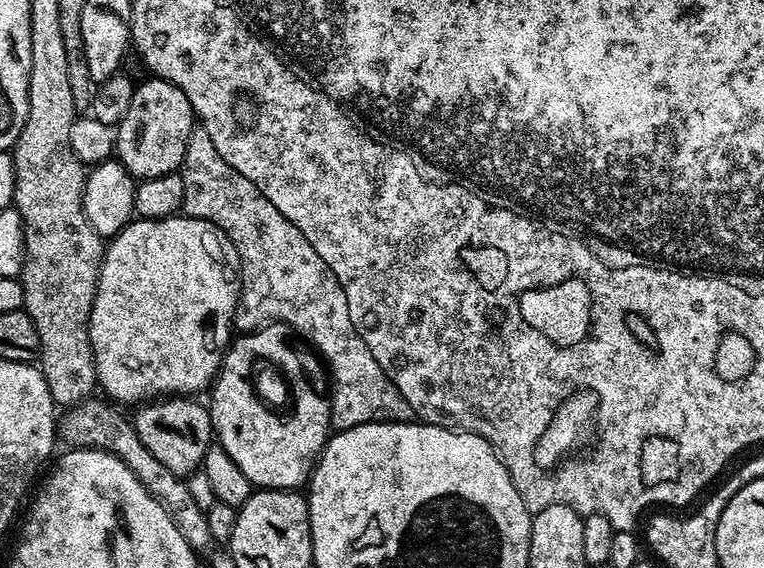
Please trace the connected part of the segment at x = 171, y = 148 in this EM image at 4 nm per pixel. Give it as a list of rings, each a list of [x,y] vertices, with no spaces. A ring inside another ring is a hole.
[[[147,79],[136,84],[130,110],[126,110],[126,118],[115,129],[115,155],[137,181],[179,172],[194,127],[194,113],[186,94],[169,80]]]

